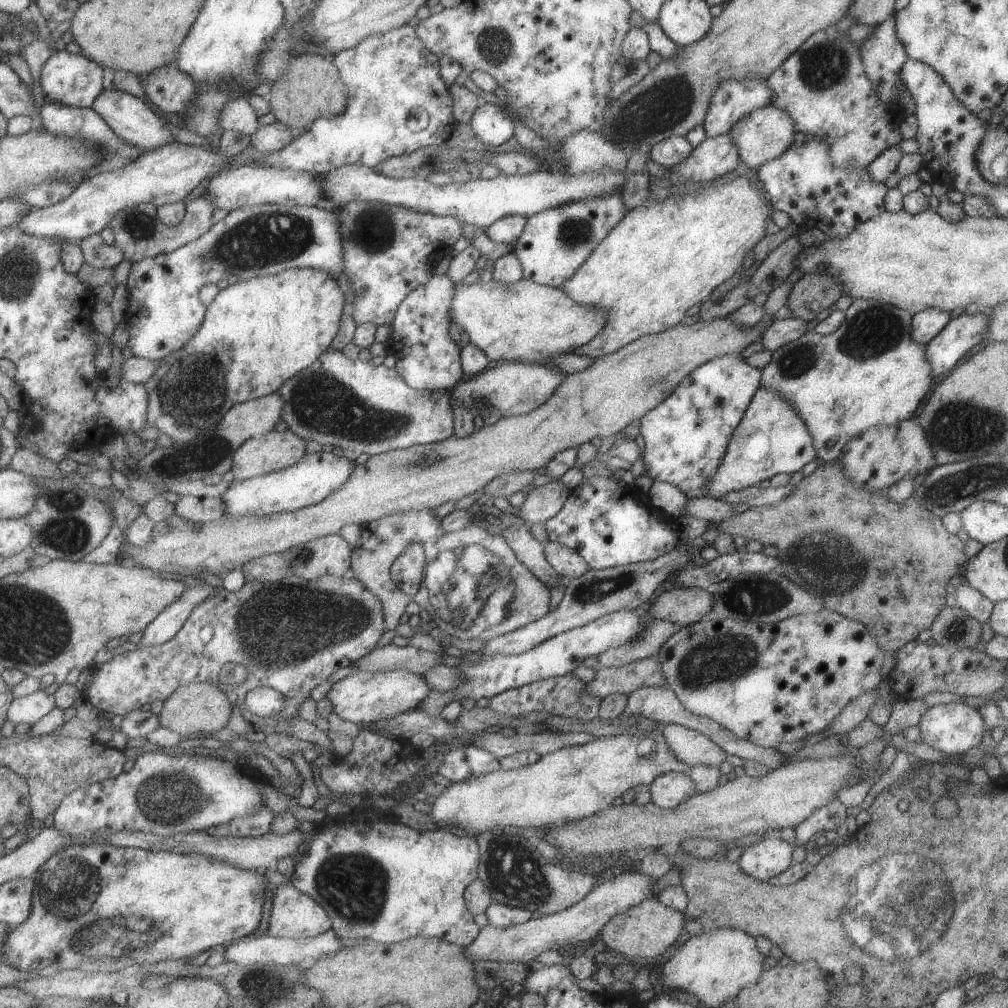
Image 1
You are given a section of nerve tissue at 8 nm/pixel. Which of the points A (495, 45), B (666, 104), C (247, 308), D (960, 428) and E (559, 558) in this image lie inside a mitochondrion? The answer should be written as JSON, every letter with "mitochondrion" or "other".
{"A":"mitochondrion","B":"mitochondrion","C":"other","D":"mitochondrion","E":"other"}

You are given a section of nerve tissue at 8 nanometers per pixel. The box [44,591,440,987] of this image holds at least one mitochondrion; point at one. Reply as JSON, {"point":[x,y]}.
{"point":[354,885]}

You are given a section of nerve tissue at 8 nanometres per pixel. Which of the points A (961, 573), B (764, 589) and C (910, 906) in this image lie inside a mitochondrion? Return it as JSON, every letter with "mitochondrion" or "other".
{"A":"other","B":"mitochondrion","C":"mitochondrion"}

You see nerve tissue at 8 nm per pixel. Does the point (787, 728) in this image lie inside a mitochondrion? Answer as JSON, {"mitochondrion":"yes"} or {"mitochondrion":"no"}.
{"mitochondrion":"no"}

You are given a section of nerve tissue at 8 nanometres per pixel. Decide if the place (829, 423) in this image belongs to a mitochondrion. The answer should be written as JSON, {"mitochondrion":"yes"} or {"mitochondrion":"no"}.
{"mitochondrion":"no"}

